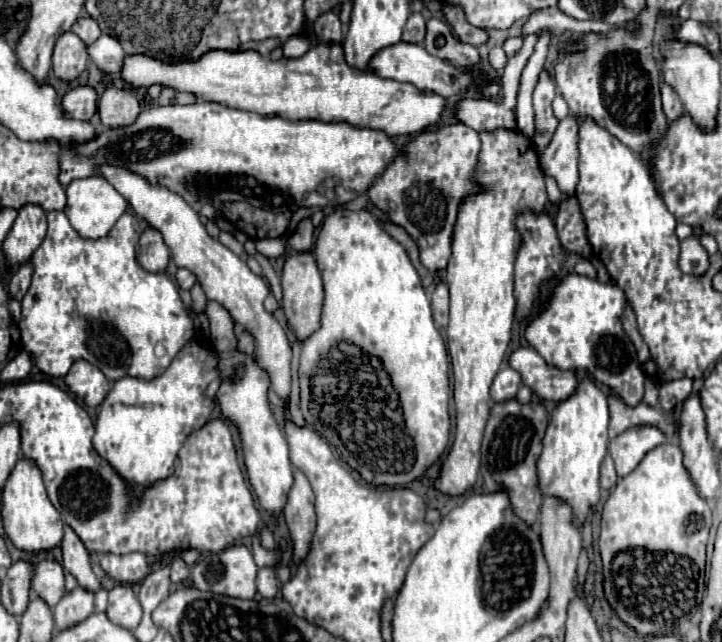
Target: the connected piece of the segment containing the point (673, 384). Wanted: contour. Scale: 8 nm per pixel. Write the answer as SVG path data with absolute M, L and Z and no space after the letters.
M689 378L671 380L671 382L661 384L659 406L663 408L663 412L671 414L675 408L679 408L679 404L691 394L691 386L693 386L693 380L689 380Z

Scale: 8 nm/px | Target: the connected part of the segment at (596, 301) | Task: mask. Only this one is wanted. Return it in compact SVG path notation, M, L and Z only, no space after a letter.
M571 272L557 282L557 286L553 288L553 292L545 304L545 310L541 314L537 314L533 320L529 320L529 324L525 328L525 340L545 358L545 362L549 366L555 366L561 370L571 370L575 364L575 368L589 372L597 382L609 386L611 394L615 398L619 398L623 404L637 406L643 400L645 374L641 372L637 352L621 326L623 308L625 308L625 294L619 286L603 284L599 280L591 280L587 276L579 276L579 274Z

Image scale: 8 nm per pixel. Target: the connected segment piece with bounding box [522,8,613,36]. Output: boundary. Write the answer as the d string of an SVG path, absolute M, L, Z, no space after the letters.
M543 8L535 12L523 25L523 35L533 34L542 28L553 28L559 32L597 32L597 34L607 34L613 30L613 26L607 26L605 22L579 22L569 16L565 16L559 8Z

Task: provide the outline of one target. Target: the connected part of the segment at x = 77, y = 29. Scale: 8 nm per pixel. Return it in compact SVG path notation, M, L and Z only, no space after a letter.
M91 16L79 18L79 20L73 24L71 30L73 30L85 44L93 44L93 42L99 38L99 34L101 34L97 20L93 20Z

